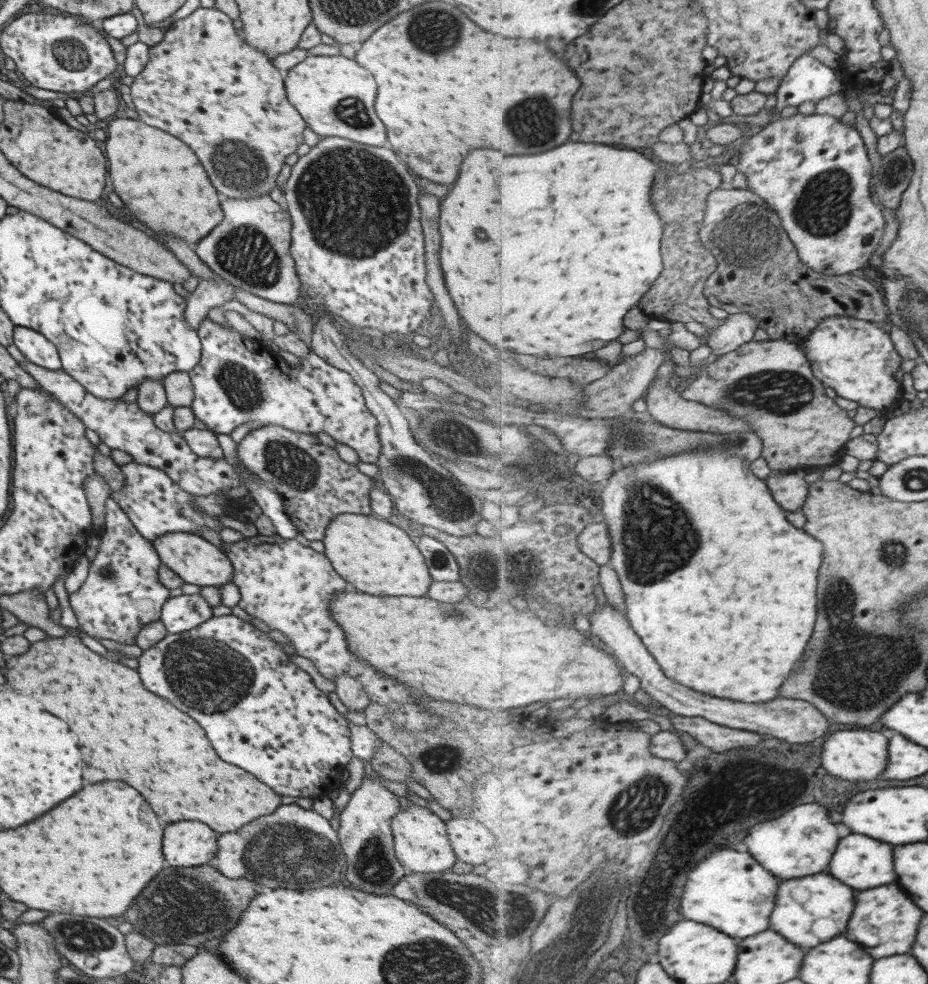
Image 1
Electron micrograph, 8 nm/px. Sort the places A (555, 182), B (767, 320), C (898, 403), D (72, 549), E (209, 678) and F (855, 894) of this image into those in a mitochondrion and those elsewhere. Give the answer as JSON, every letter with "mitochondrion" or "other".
{"A":"other","B":"other","C":"other","D":"other","E":"mitochondrion","F":"other"}

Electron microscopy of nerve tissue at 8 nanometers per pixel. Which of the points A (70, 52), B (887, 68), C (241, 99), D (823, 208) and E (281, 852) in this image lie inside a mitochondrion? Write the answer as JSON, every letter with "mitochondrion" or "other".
{"A":"mitochondrion","B":"other","C":"other","D":"mitochondrion","E":"mitochondrion"}

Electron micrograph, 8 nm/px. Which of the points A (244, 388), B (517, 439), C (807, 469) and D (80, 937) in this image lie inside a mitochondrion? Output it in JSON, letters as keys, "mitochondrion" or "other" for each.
{"A":"mitochondrion","B":"other","C":"other","D":"mitochondrion"}

